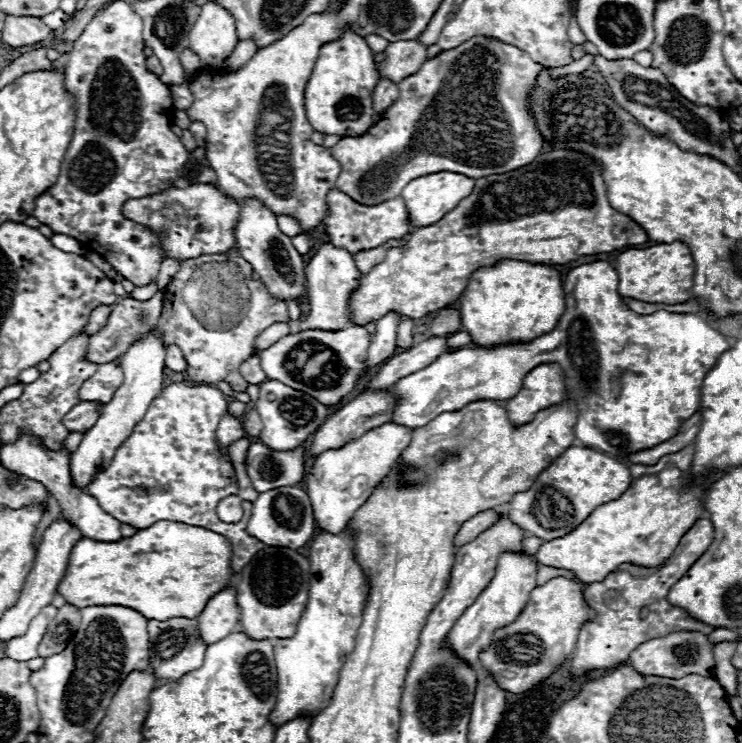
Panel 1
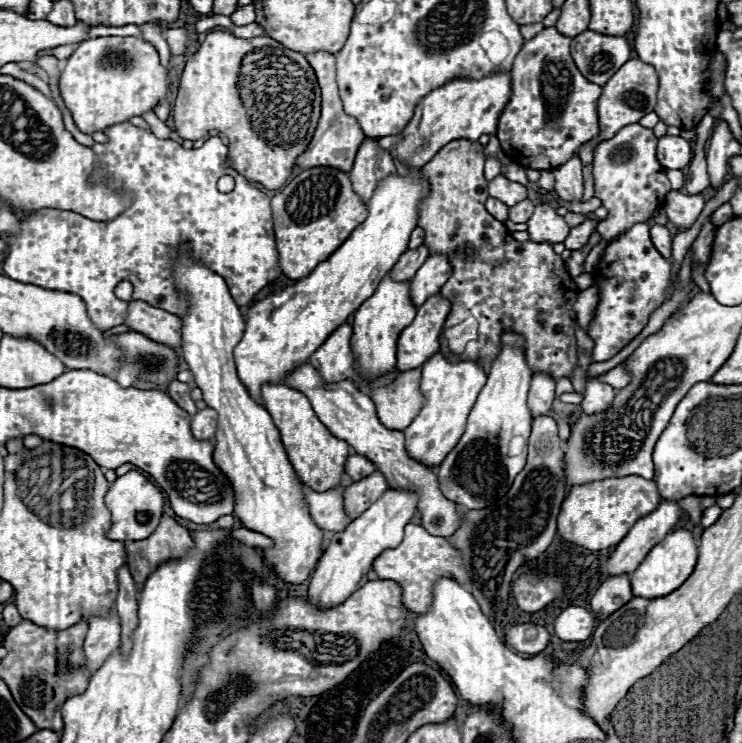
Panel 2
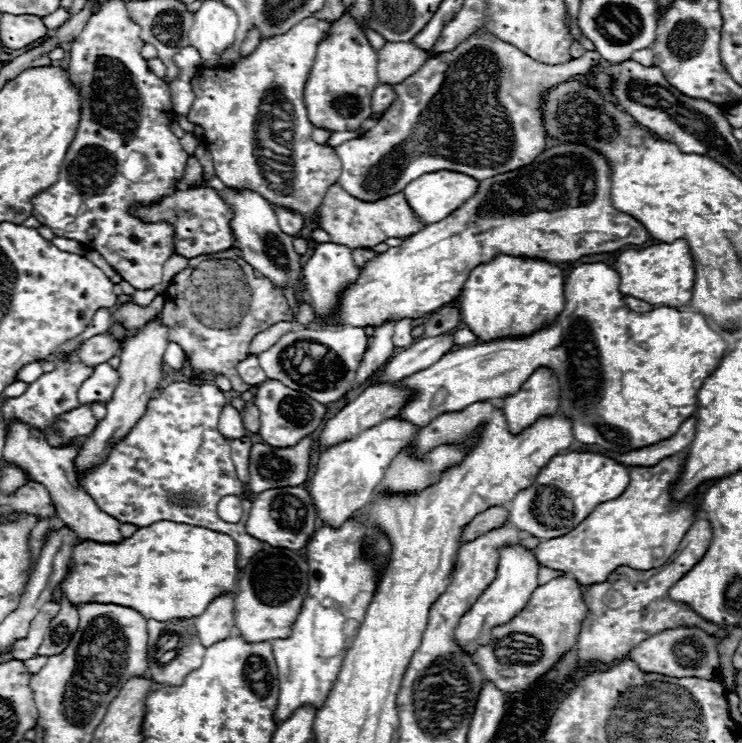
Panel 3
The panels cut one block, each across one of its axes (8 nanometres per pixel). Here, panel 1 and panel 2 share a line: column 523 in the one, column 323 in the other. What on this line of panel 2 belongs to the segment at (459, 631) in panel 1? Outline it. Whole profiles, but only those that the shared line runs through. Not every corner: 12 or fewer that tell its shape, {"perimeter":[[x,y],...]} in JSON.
{"perimeter":[[388,490],[336,532],[310,578],[310,604],[338,606],[402,542],[416,494]]}

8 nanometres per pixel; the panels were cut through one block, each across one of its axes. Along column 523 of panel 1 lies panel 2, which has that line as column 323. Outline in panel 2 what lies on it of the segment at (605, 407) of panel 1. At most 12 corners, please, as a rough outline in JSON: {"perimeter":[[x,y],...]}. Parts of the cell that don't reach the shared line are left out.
{"perimeter":[[342,324],[310,356],[326,384],[356,380],[352,328]]}

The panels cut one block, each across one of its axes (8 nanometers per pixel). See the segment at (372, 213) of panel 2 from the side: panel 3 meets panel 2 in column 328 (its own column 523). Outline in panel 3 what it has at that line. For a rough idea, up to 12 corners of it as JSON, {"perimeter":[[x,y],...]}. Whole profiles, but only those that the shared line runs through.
{"perimeter":[[498,254],[458,304],[480,342],[532,334],[564,310],[564,272]]}

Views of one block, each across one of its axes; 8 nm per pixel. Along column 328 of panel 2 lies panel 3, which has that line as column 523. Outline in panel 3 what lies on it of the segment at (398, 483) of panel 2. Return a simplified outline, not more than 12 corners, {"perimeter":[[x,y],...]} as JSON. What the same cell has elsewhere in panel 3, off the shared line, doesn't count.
{"perimeter":[[540,368],[502,412],[520,434],[542,416],[558,412],[558,380]]}

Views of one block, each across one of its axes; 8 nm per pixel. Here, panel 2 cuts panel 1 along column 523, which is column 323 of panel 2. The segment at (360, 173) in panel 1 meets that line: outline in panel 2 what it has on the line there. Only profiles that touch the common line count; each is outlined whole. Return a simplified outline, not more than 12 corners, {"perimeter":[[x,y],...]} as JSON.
{"perimeter":[[304,54],[318,76],[322,114],[302,170],[350,172],[364,142],[358,122],[342,110],[334,54]]}

